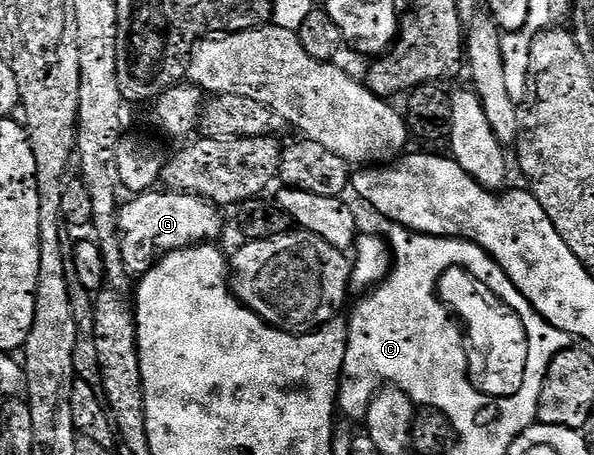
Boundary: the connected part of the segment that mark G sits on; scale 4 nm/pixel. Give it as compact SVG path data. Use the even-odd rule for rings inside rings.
M148 191L130 196L129 202L120 206L117 214L117 232L121 238L123 261L128 266L130 274L144 275L150 267L167 253L174 253L177 249L186 249L194 243L213 243L221 233L222 210L206 197L196 197L193 193L180 191L165 191L157 193Z

